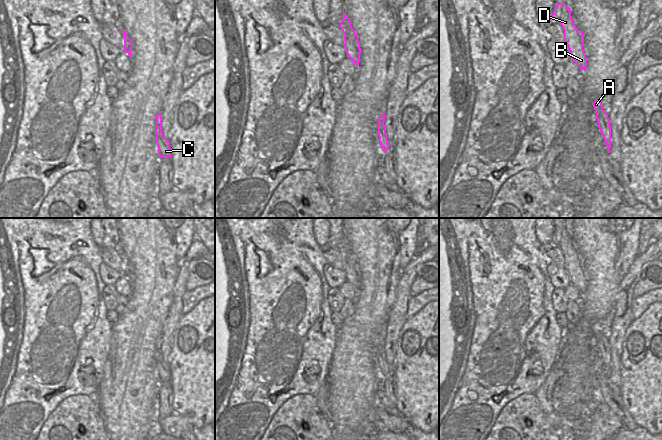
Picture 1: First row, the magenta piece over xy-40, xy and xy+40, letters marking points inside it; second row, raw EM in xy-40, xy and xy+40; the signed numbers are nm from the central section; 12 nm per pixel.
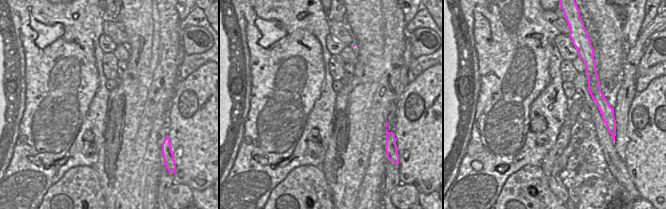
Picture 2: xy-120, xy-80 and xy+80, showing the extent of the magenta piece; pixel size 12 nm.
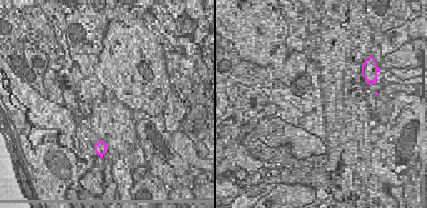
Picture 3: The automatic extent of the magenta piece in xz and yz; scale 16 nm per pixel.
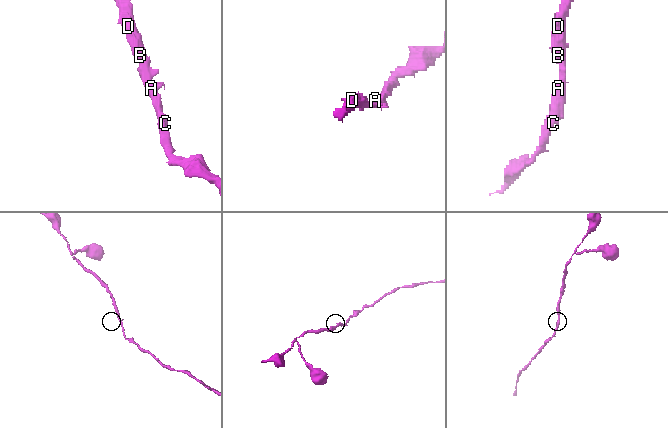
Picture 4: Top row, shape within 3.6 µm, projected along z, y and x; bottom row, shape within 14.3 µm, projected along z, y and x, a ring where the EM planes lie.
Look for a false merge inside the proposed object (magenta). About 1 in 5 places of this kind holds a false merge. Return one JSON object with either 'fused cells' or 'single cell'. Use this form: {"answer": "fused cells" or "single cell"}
{"answer": "single cell"}

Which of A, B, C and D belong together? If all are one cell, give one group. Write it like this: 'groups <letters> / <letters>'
groups A B C D

